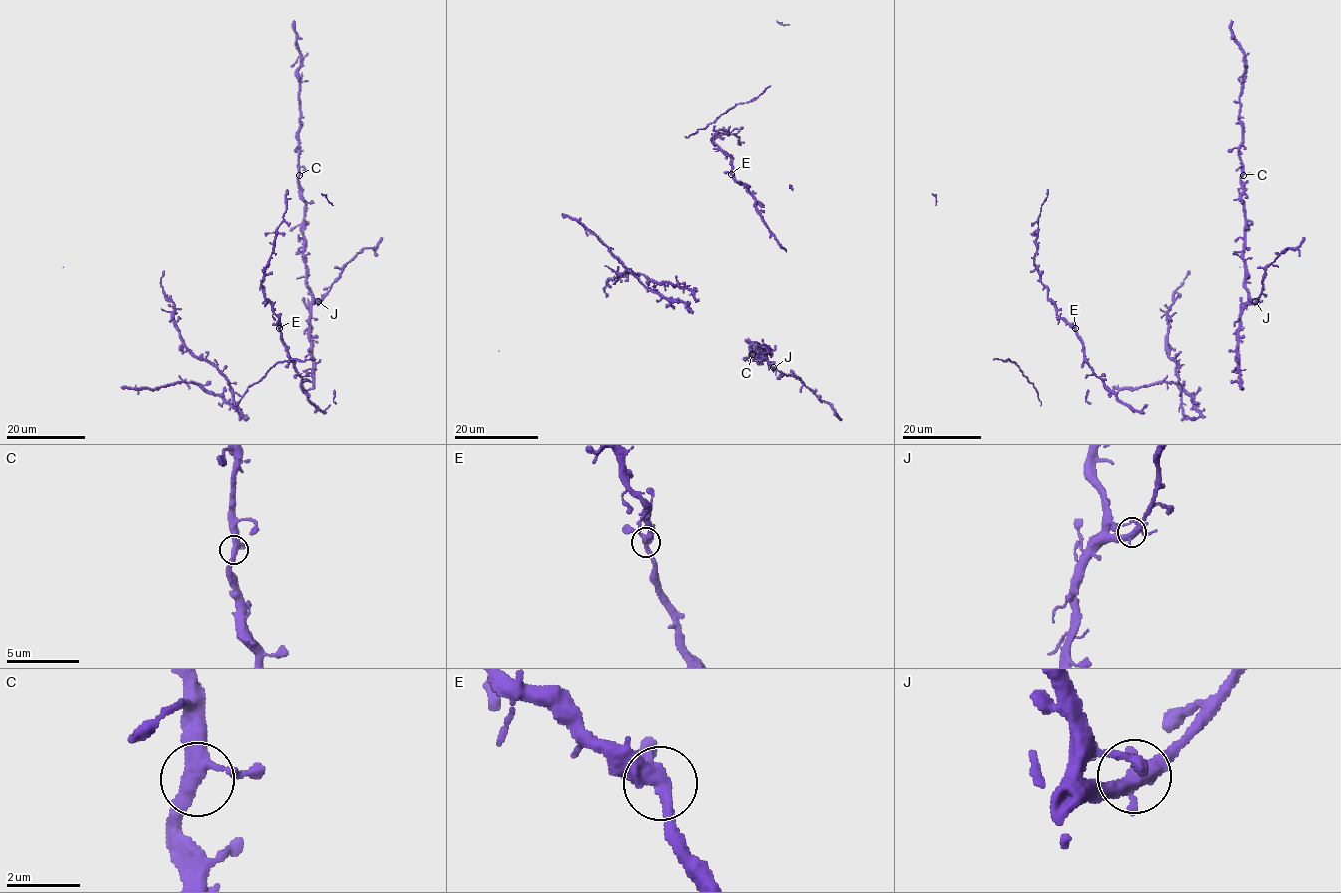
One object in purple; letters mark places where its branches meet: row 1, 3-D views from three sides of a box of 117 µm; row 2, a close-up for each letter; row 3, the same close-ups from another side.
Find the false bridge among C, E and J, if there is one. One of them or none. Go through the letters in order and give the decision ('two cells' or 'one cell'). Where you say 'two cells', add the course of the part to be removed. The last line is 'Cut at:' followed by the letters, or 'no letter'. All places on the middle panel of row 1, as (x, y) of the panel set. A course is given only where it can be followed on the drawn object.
C: one cell
E: one cell
J: one cell
Cut at: no letter

